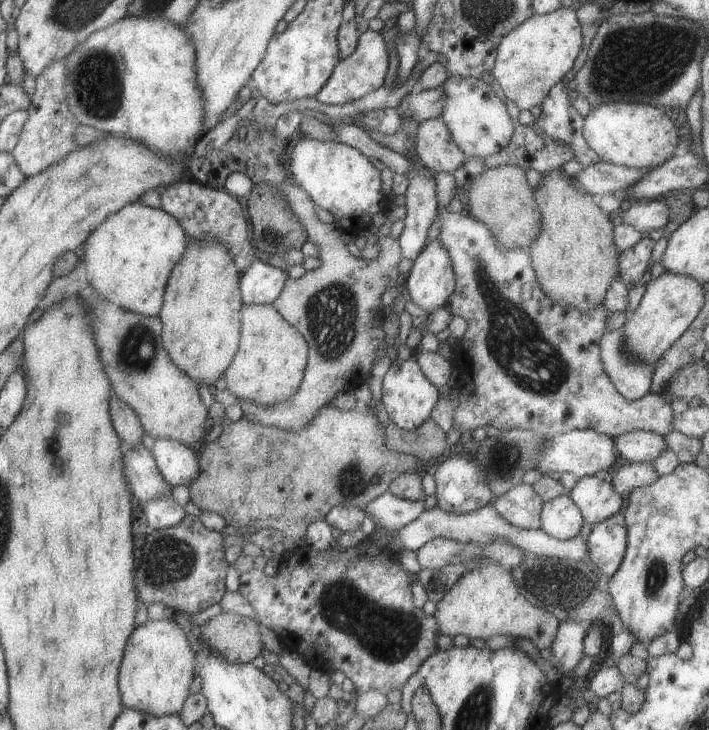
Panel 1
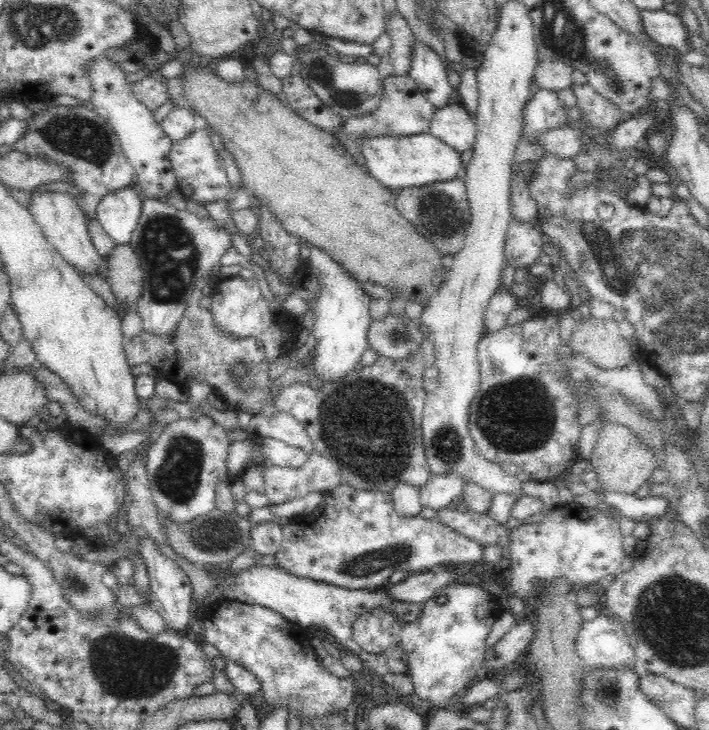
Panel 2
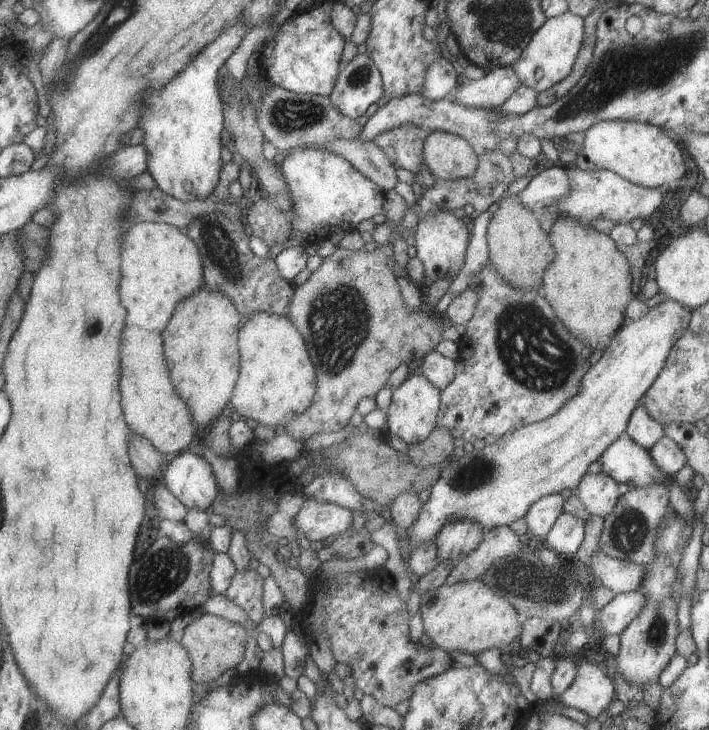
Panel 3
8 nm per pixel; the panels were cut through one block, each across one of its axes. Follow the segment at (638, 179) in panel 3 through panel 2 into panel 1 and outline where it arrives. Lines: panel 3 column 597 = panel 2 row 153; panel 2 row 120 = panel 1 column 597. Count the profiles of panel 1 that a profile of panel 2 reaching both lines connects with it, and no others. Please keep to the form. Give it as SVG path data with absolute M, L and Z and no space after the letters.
M603 103L583 112L583 117L583 138L598 160L606 163L652 169L671 158L679 144L673 115L663 107L643 103Z

